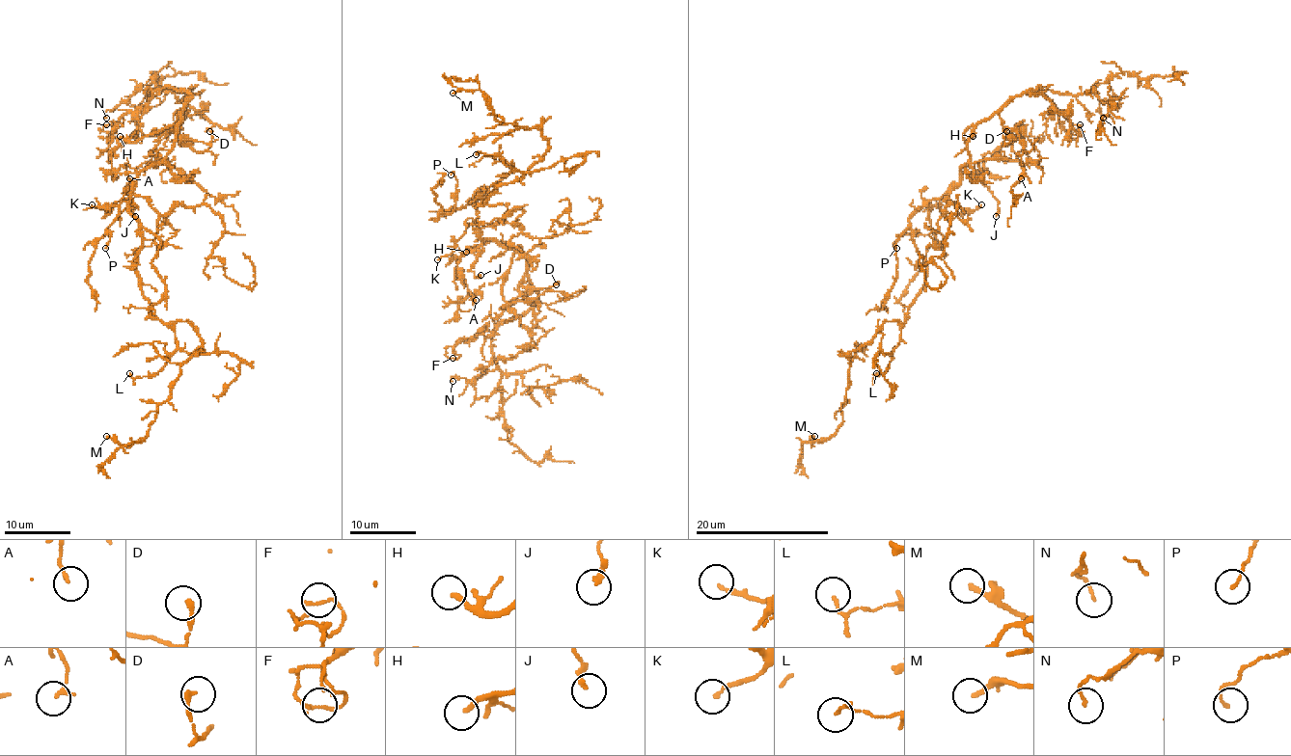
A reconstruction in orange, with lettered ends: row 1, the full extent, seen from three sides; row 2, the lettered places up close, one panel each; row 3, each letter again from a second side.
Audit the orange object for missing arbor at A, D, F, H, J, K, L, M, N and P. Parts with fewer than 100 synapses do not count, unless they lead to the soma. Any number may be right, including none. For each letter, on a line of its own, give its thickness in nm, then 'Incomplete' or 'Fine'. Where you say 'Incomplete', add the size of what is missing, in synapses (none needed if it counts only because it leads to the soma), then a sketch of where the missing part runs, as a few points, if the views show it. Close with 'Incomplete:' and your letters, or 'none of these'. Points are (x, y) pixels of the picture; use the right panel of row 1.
A: Thickness 170 nm. Fine
D: Thickness 200 nm. Fine
F: Thickness 140 nm. Fine
H: Thickness 220 nm. Incomplete. Course of what is missing: (973, 136), (977, 142), (991, 145), (1009, 129), (1009, 113), (1001, 87), (977, 67), (973, 68)
J: Thickness 170 nm. Fine
K: Thickness 160 nm. Fine
L: Thickness 110 nm. Fine
M: Thickness 200 nm. Fine
N: Thickness 110 nm. Fine
P: Thickness 120 nm. Fine
Incomplete: H

